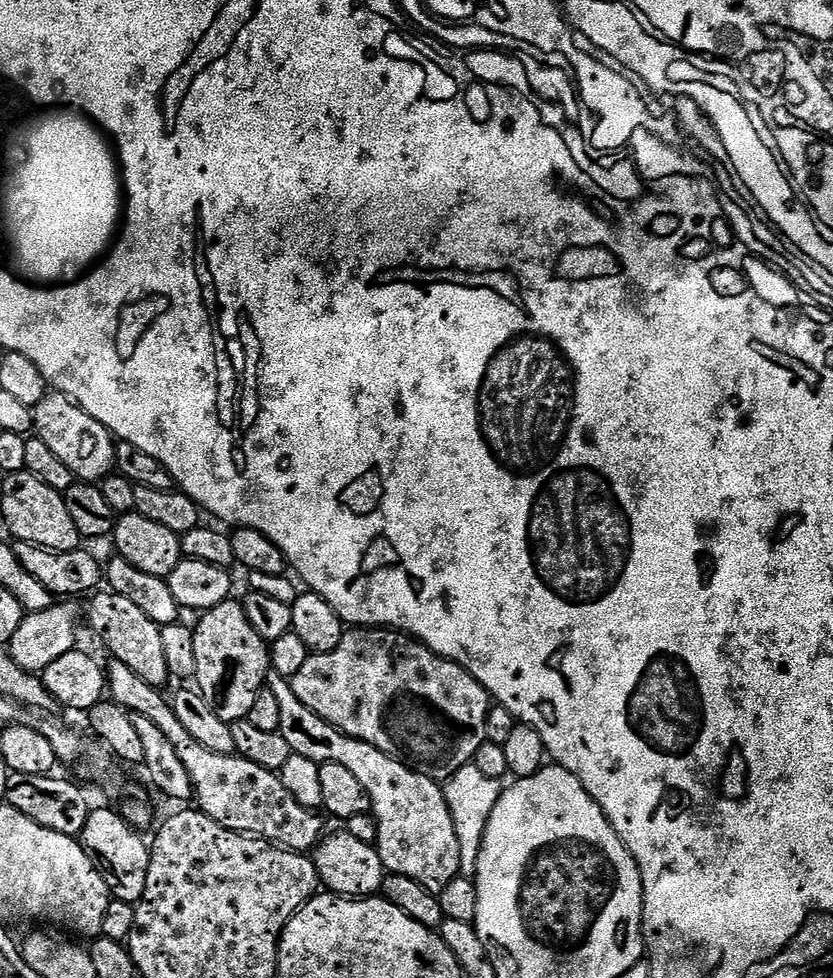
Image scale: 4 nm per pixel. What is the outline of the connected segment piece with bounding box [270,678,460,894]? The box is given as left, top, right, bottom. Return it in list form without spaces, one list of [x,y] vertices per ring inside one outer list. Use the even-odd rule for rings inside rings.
[[[280,678],[271,685],[272,692],[277,696],[278,706],[281,710],[281,724],[279,732],[286,742],[290,742],[293,753],[302,758],[310,758],[316,764],[329,764],[338,762],[338,766],[346,766],[357,776],[358,782],[366,786],[366,794],[372,799],[371,815],[376,818],[378,826],[378,838],[375,849],[380,853],[385,869],[391,875],[414,878],[414,882],[422,882],[426,890],[439,893],[450,886],[450,882],[460,875],[460,855],[458,854],[458,834],[454,834],[454,818],[450,818],[450,806],[446,806],[444,789],[439,783],[422,774],[418,774],[412,768],[407,768],[402,762],[398,762],[390,754],[378,750],[361,740],[355,740],[345,732],[339,732],[333,724],[327,724],[314,710],[310,710],[294,694],[291,683],[287,679]]]

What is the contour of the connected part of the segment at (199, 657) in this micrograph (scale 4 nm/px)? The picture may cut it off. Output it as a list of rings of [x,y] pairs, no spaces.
[[[230,598],[203,613],[197,620],[200,621],[194,624],[194,662],[196,663],[194,684],[200,695],[206,698],[214,714],[218,714],[218,718],[232,725],[235,720],[248,717],[255,699],[265,687],[264,675],[269,675],[270,672],[270,648],[258,634],[258,630],[250,626],[250,618],[246,618],[246,610],[239,599]]]

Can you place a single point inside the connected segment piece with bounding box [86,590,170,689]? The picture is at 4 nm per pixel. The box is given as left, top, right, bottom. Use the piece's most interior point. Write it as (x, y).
(130, 637)

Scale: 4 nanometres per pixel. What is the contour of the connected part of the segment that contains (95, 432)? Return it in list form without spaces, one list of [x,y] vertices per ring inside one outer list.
[[[49,390],[46,398],[32,409],[34,435],[57,456],[80,482],[99,482],[116,467],[117,441],[102,422],[90,418],[82,406],[78,406],[66,394]]]

